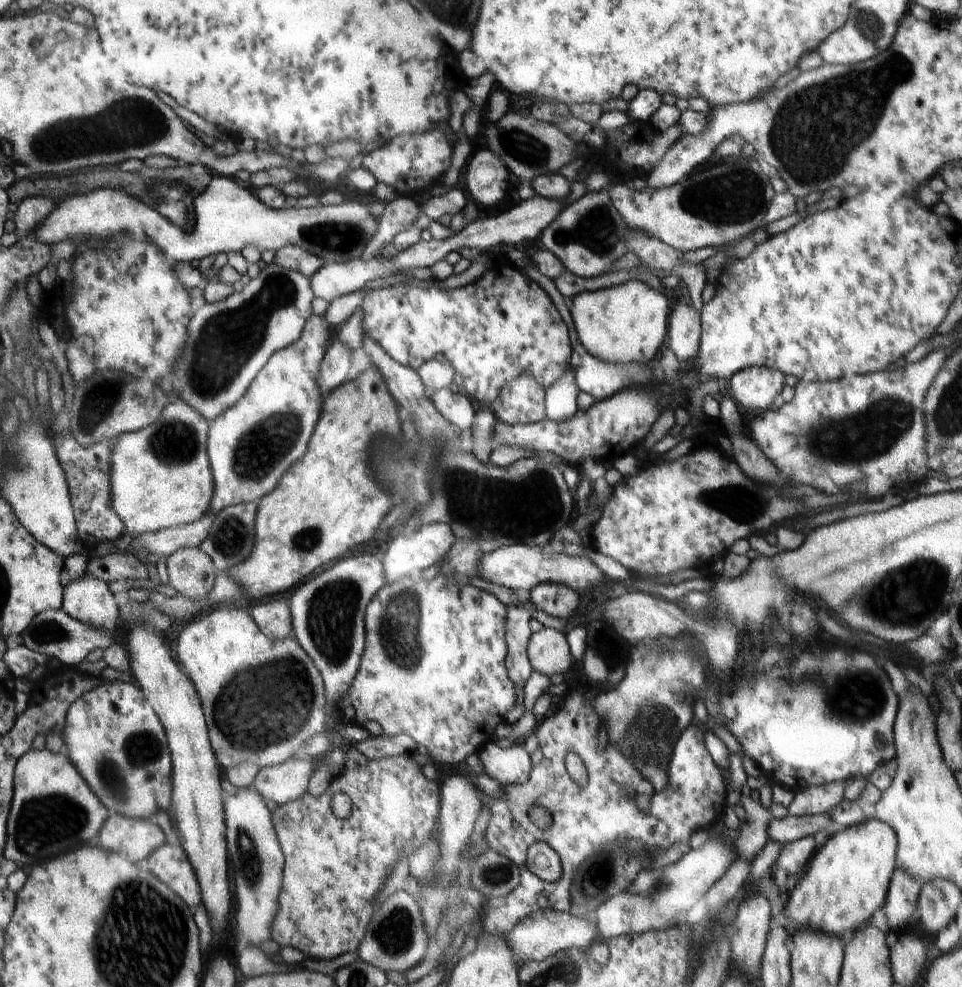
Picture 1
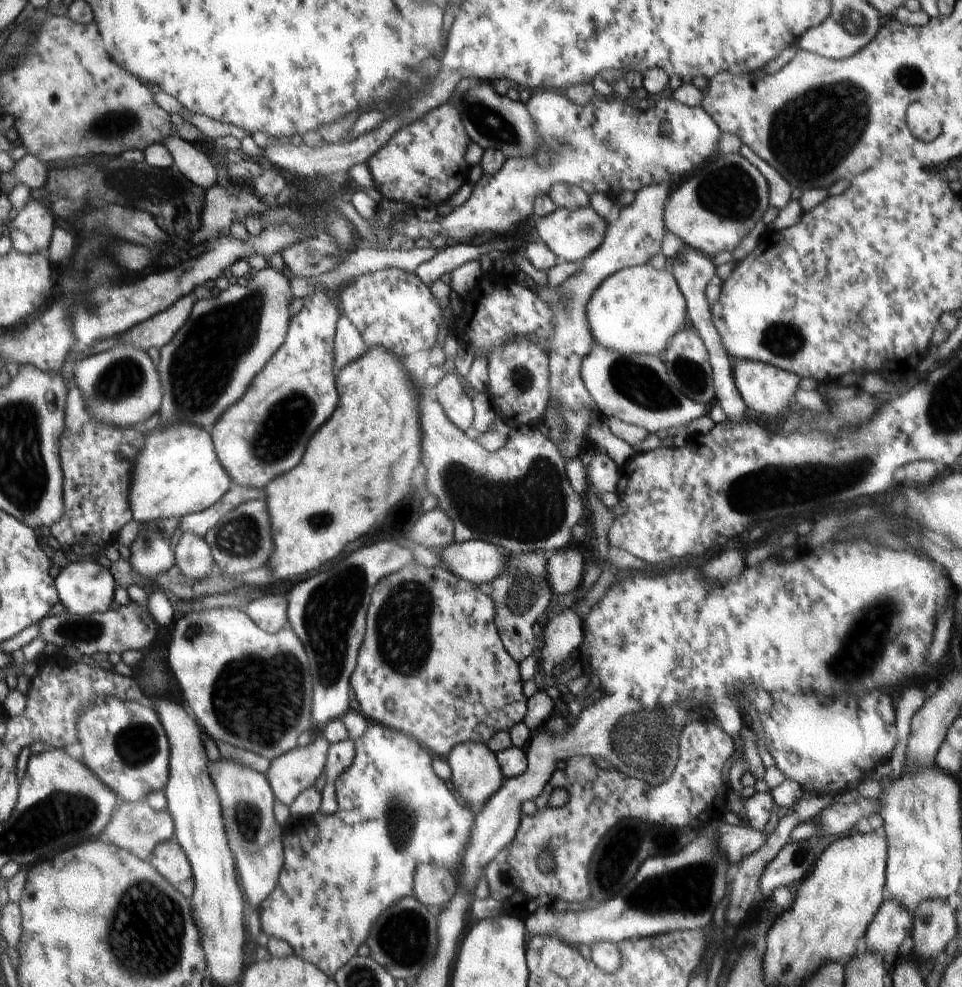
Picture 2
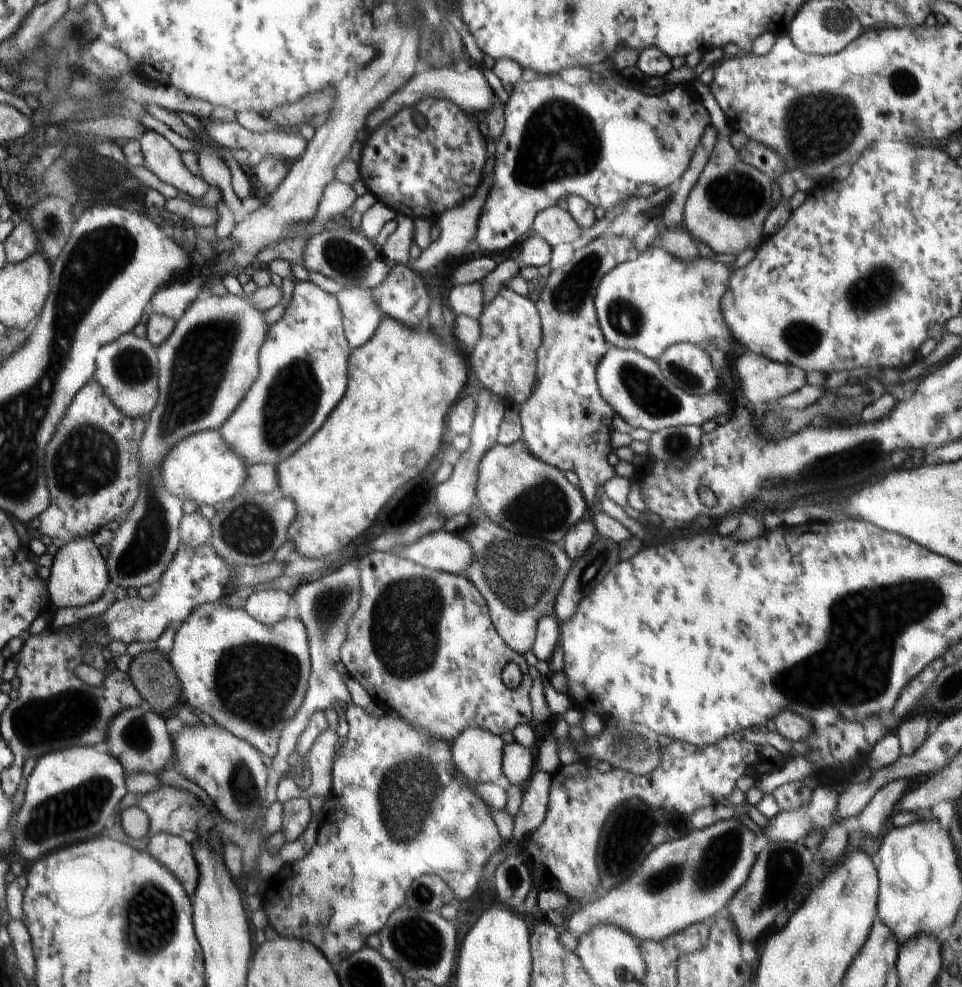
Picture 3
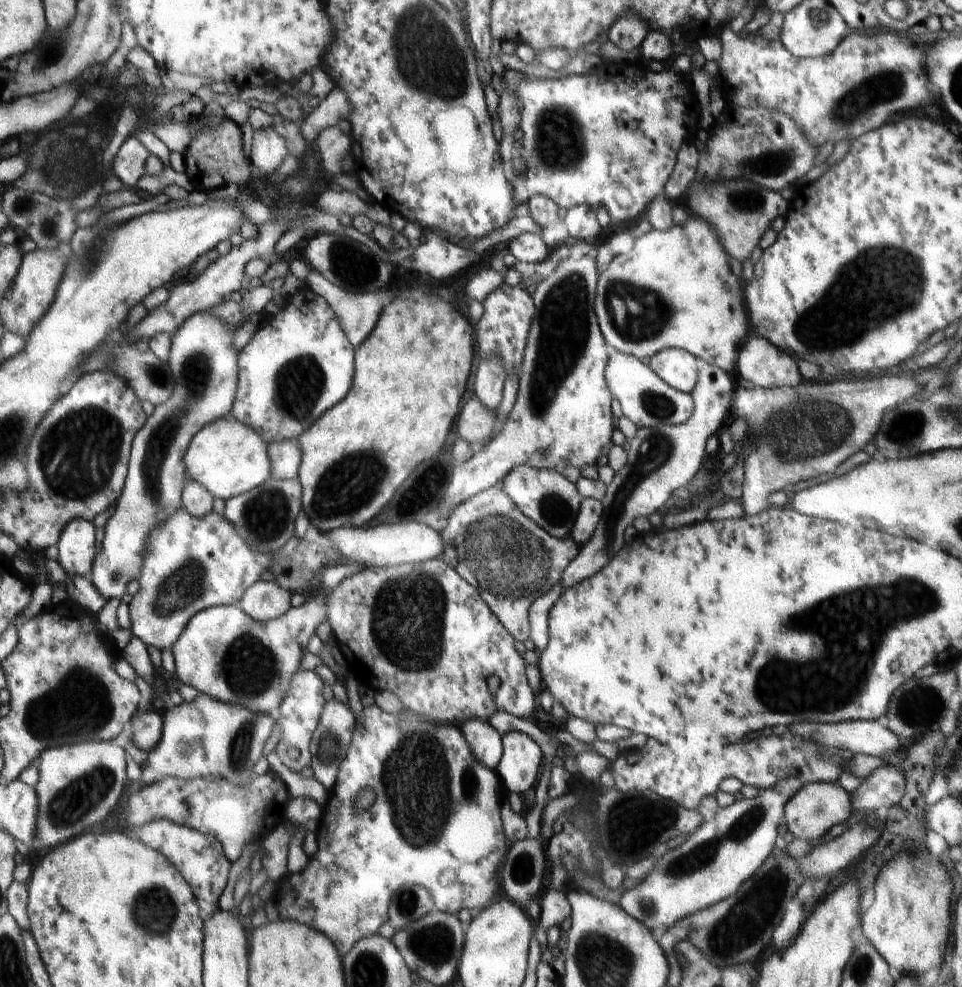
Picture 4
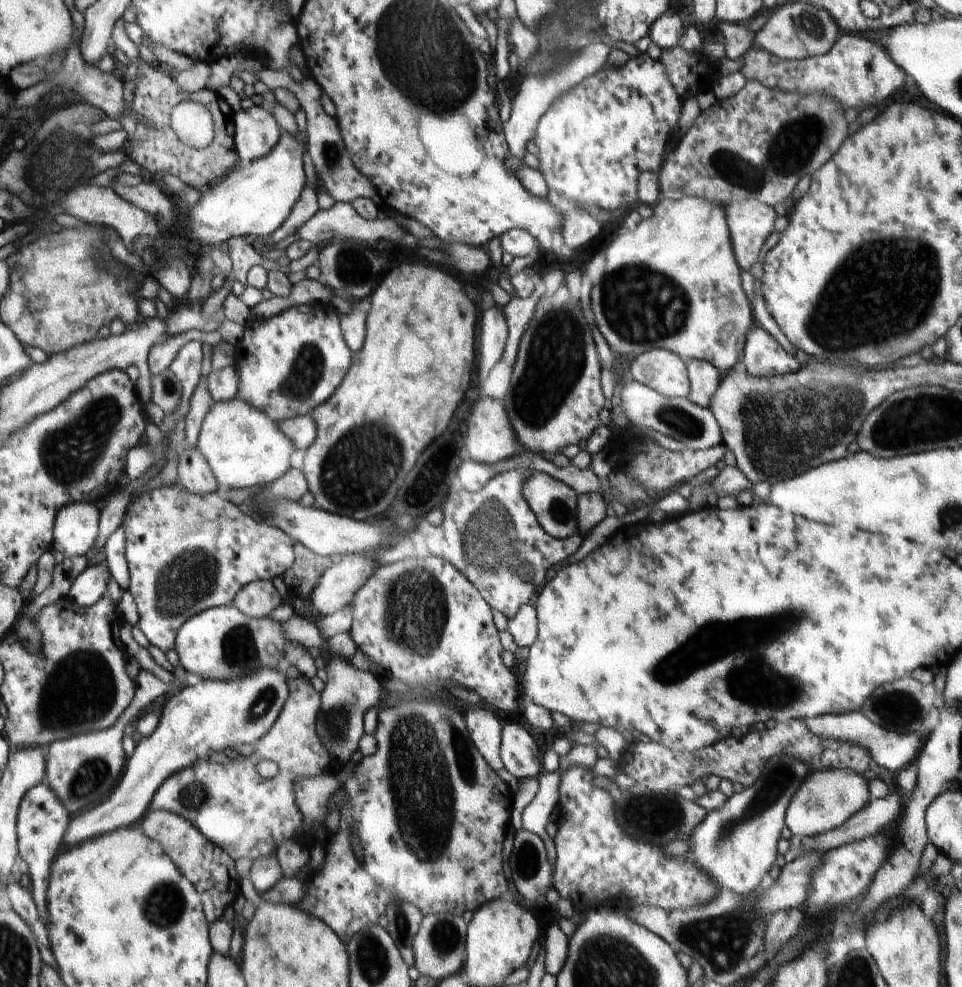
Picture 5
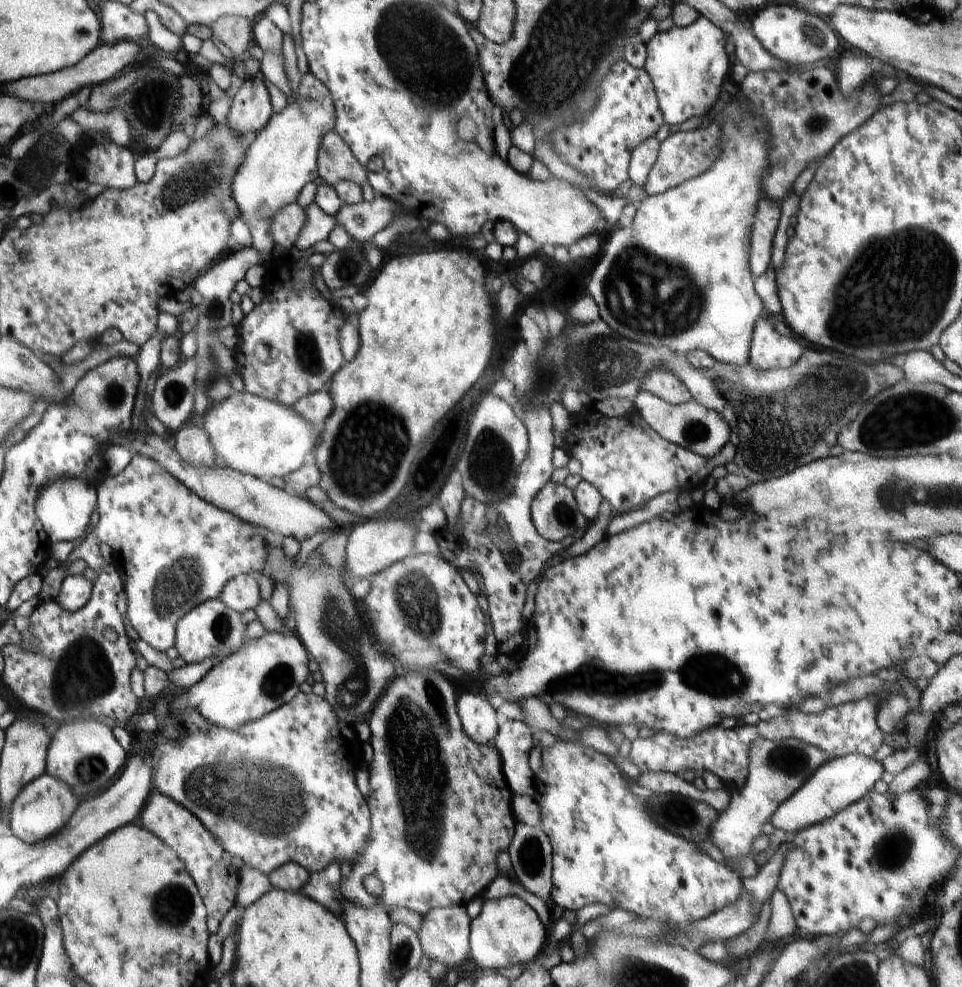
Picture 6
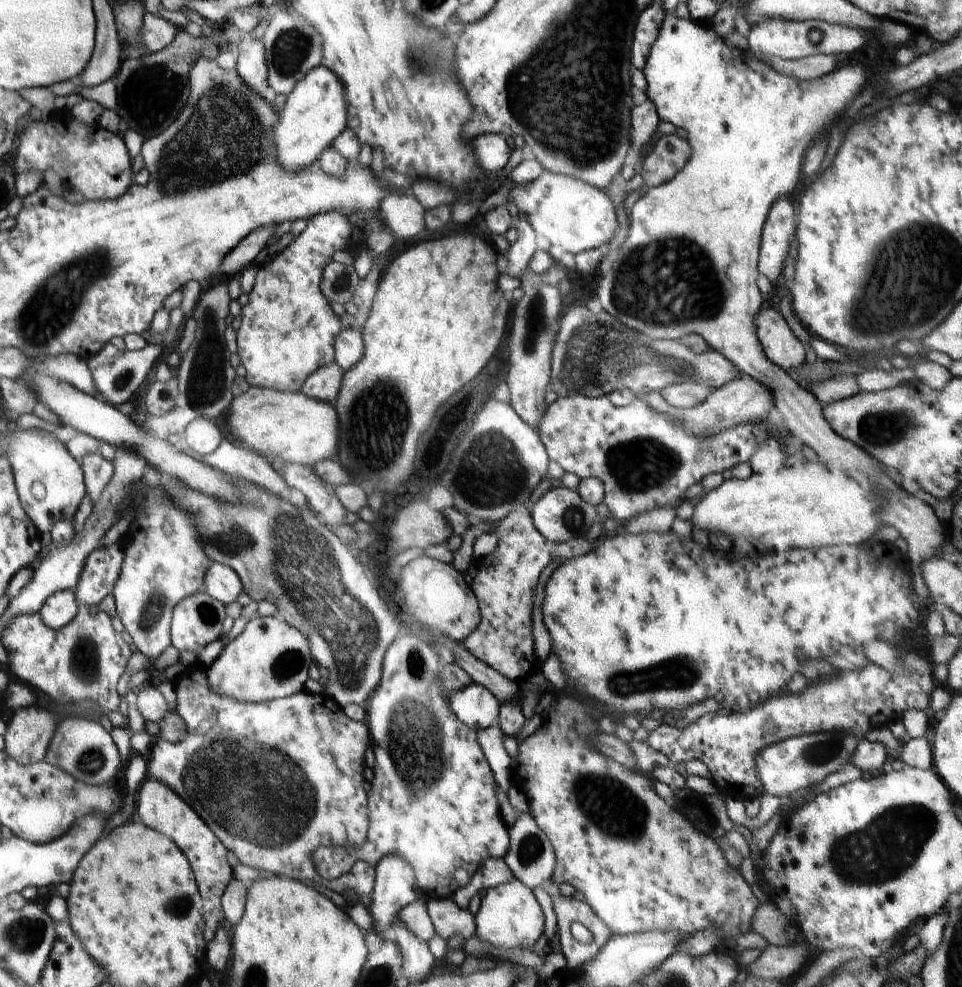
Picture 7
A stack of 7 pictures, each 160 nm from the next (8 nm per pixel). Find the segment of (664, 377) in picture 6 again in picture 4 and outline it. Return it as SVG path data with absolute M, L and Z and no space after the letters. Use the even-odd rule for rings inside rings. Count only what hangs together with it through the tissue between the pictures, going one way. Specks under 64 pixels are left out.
M674 347L663 349L646 360L654 374L670 388L684 394L692 392L698 382L700 361L694 354Z

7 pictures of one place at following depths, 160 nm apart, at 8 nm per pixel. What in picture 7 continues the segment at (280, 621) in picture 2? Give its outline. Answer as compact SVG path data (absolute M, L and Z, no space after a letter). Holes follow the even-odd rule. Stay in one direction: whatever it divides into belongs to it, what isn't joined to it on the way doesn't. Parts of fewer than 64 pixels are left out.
M214 563L205 575L205 592L222 602L222 605L232 604L238 600L245 588L236 571L228 566Z

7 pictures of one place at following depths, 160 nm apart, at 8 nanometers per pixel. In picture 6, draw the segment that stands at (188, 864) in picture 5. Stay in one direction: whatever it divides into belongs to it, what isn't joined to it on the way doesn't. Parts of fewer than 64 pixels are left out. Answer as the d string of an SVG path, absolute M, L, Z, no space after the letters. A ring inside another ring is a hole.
M156 790L145 802L138 821L158 838L161 838L162 842L177 851L188 874L196 883L201 897L205 899L205 906L209 909L210 914L209 930L216 934L220 921L236 902L236 890L239 889L238 880L241 880L238 876L240 870L230 866L232 856L229 851L216 840L197 815L192 814L186 807Z

